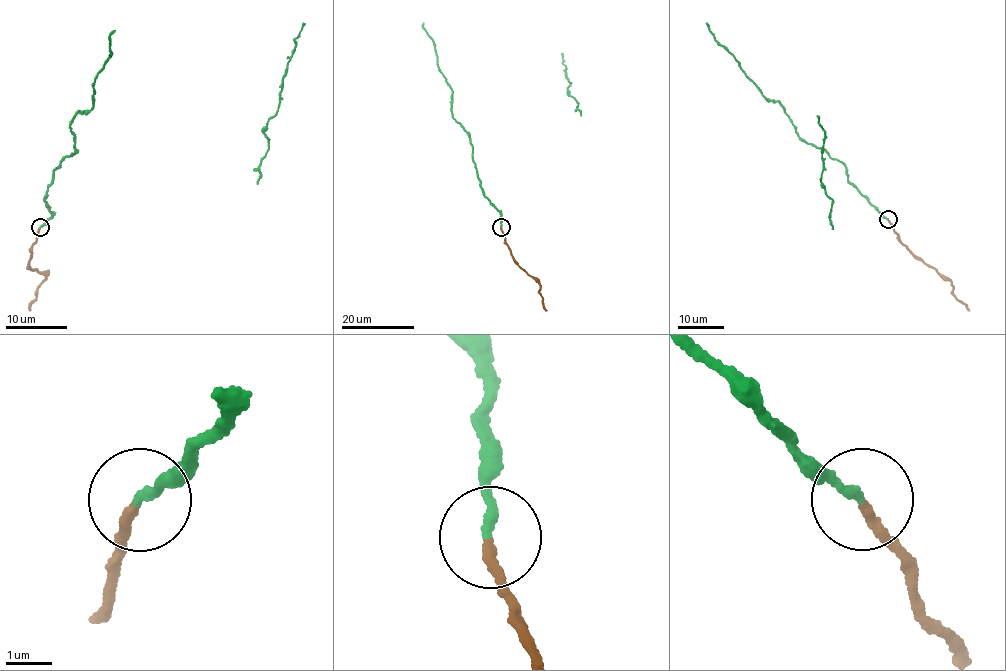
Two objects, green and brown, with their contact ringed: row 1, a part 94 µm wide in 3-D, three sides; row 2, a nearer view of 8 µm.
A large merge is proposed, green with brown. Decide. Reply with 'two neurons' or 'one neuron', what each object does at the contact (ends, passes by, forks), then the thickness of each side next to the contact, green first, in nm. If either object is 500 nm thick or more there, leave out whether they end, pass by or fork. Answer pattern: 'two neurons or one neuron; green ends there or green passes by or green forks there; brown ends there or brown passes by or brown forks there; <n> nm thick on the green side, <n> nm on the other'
one neuron; green ends there; brown ends there; 200 nm thick on the green side, 200 nm on the other

